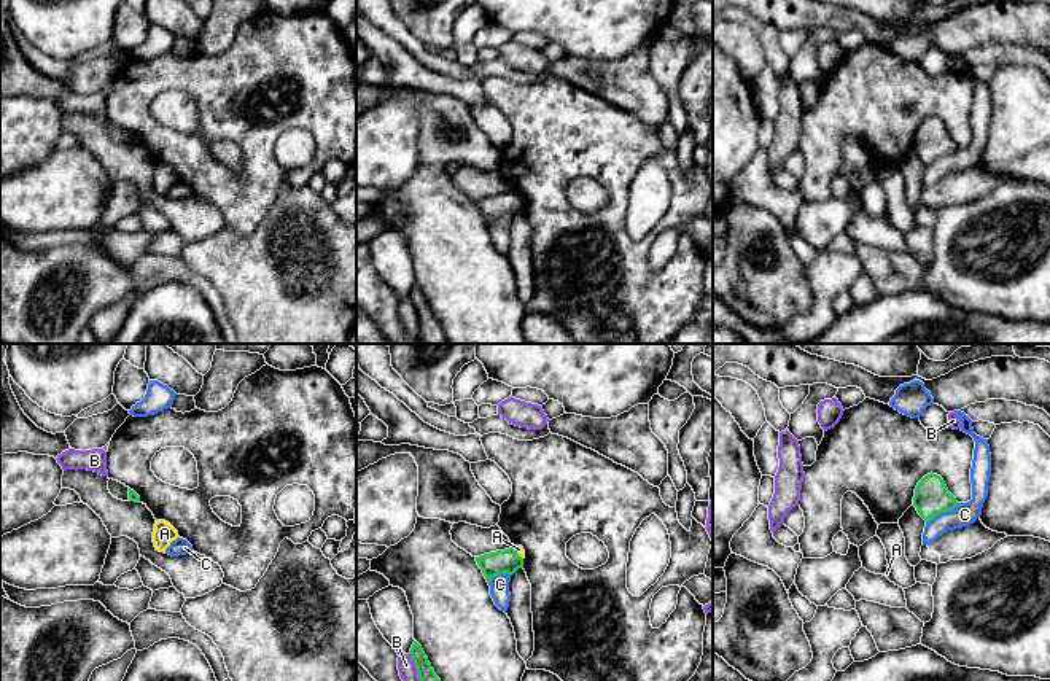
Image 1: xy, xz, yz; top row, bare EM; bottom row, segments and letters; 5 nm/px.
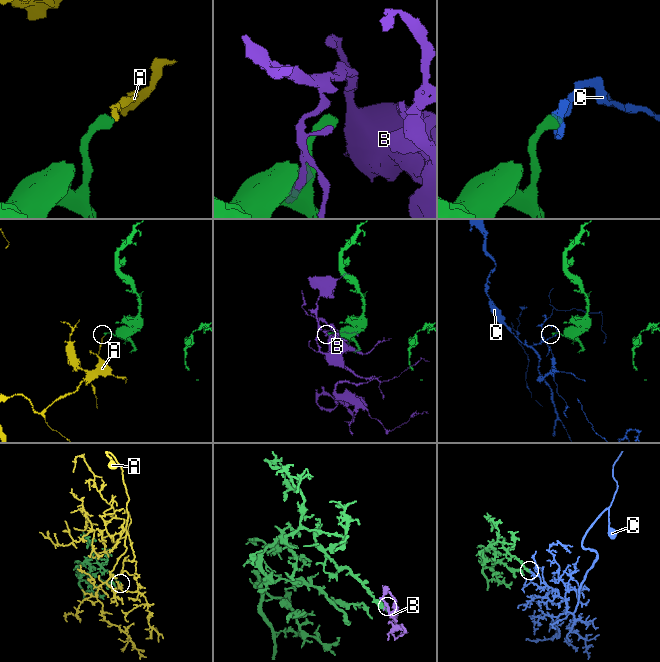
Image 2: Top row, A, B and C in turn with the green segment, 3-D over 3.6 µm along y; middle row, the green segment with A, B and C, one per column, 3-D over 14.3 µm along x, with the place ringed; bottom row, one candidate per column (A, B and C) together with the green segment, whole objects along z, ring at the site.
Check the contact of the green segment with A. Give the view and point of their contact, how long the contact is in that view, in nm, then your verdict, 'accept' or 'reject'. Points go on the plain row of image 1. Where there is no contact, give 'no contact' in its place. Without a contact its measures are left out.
xz (516, 196) | 90 nm | reject

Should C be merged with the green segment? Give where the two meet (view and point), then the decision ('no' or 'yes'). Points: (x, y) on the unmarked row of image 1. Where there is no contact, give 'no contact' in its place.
yz (942, 155) | no

